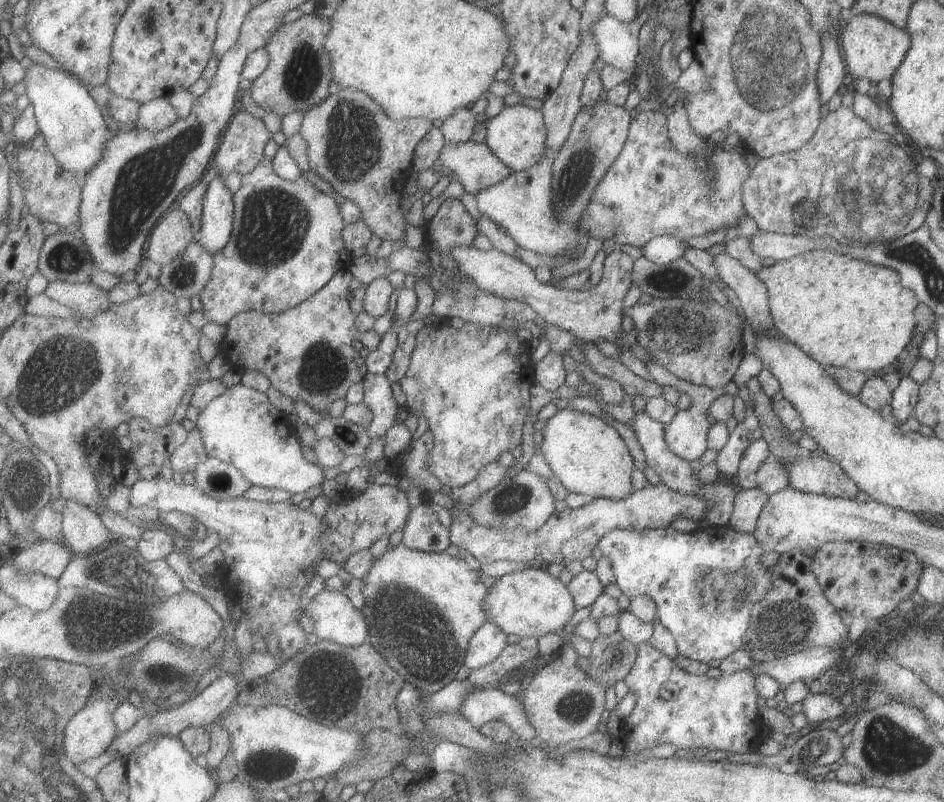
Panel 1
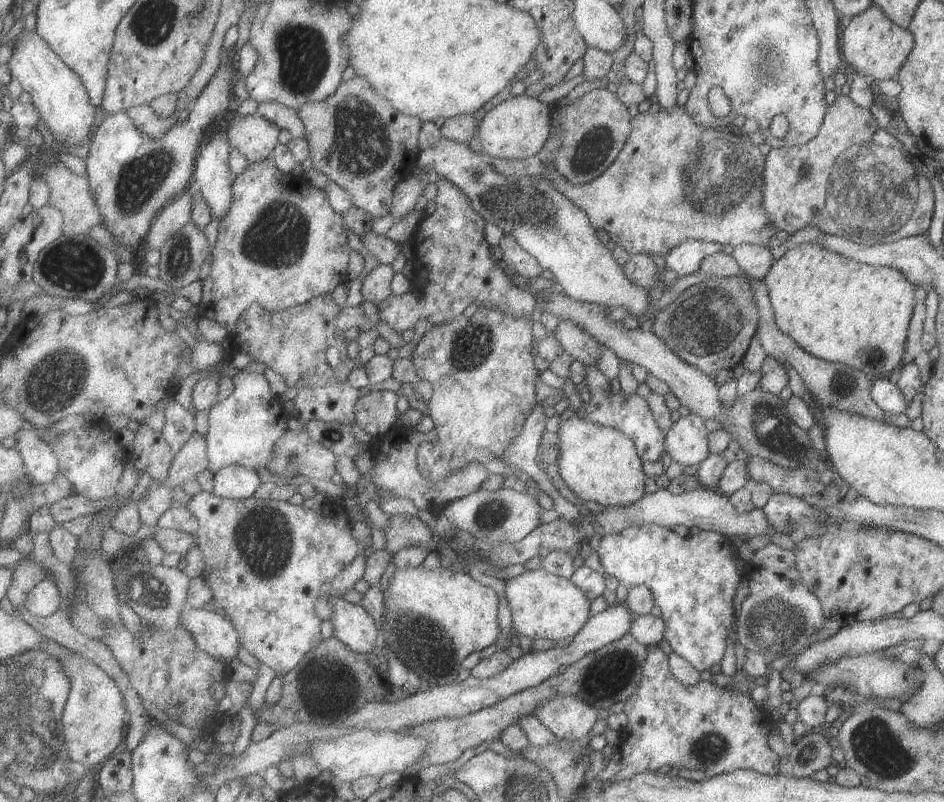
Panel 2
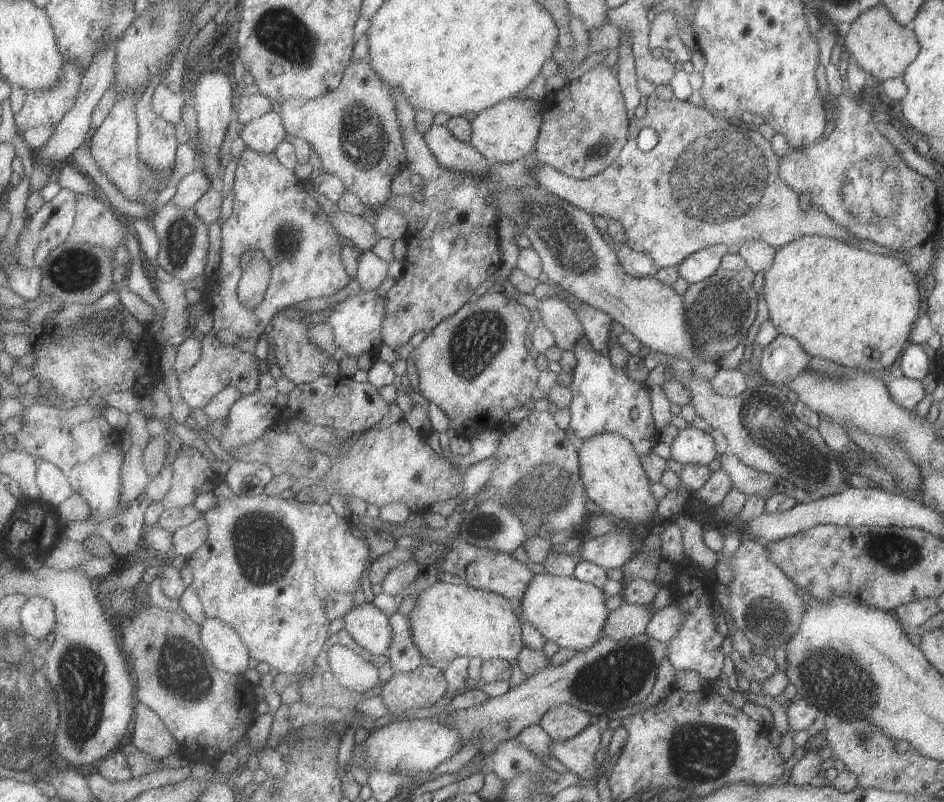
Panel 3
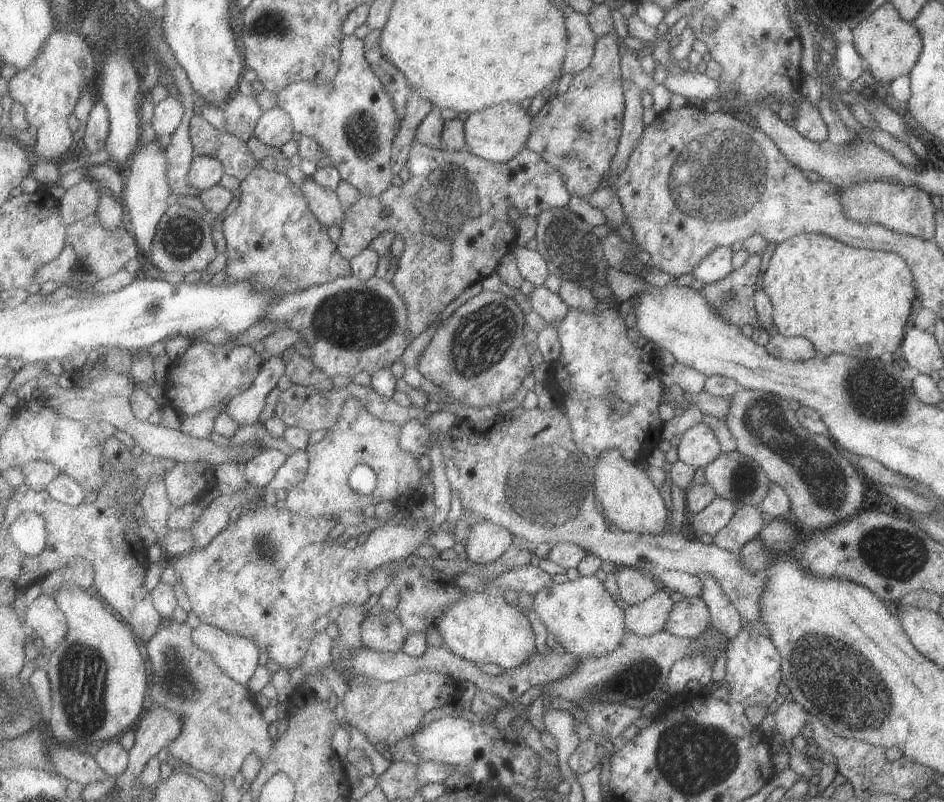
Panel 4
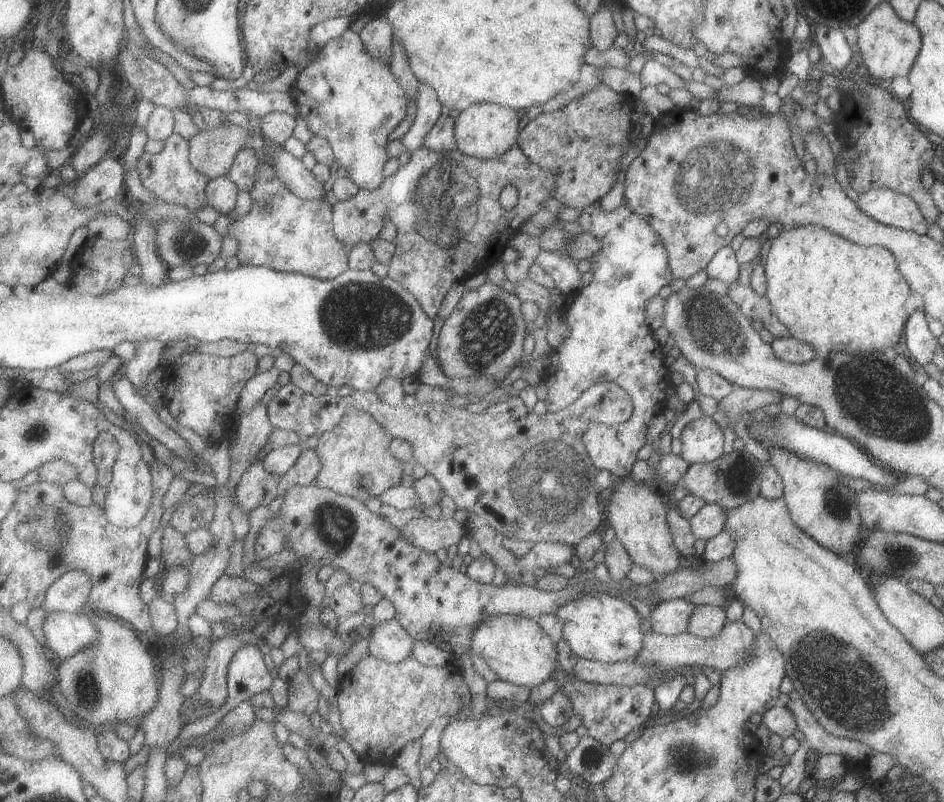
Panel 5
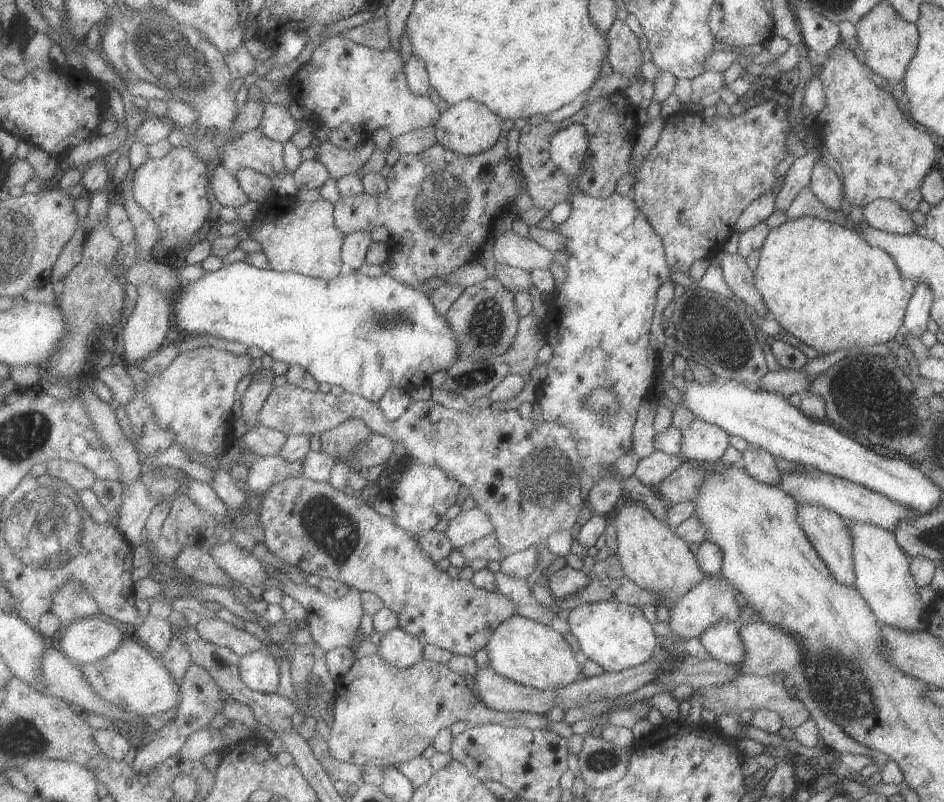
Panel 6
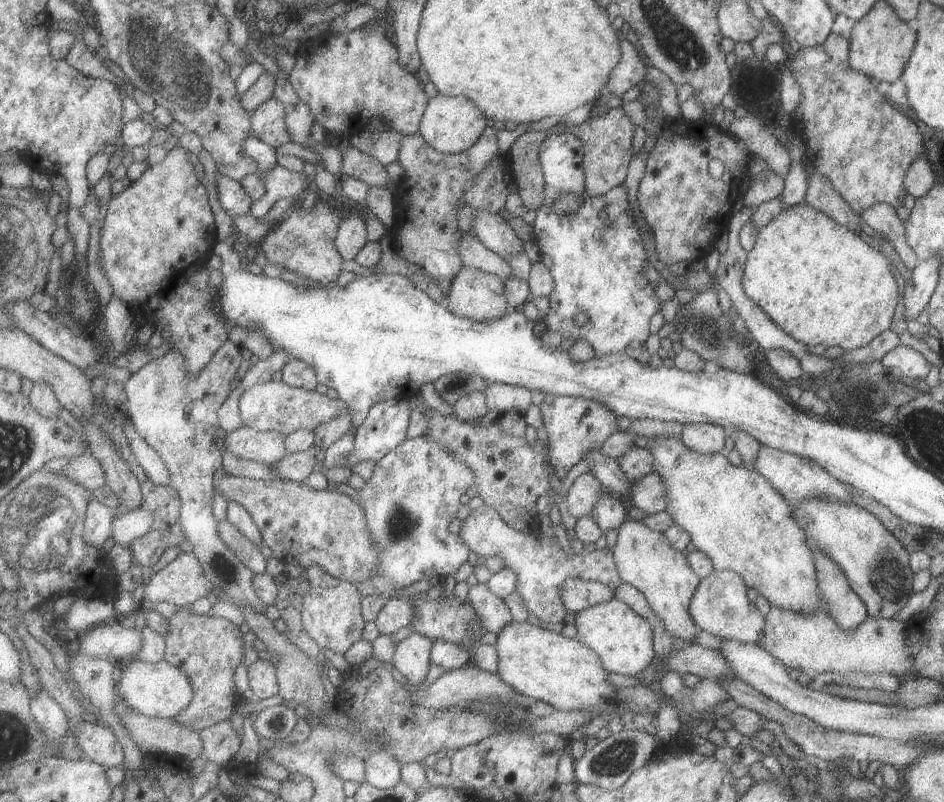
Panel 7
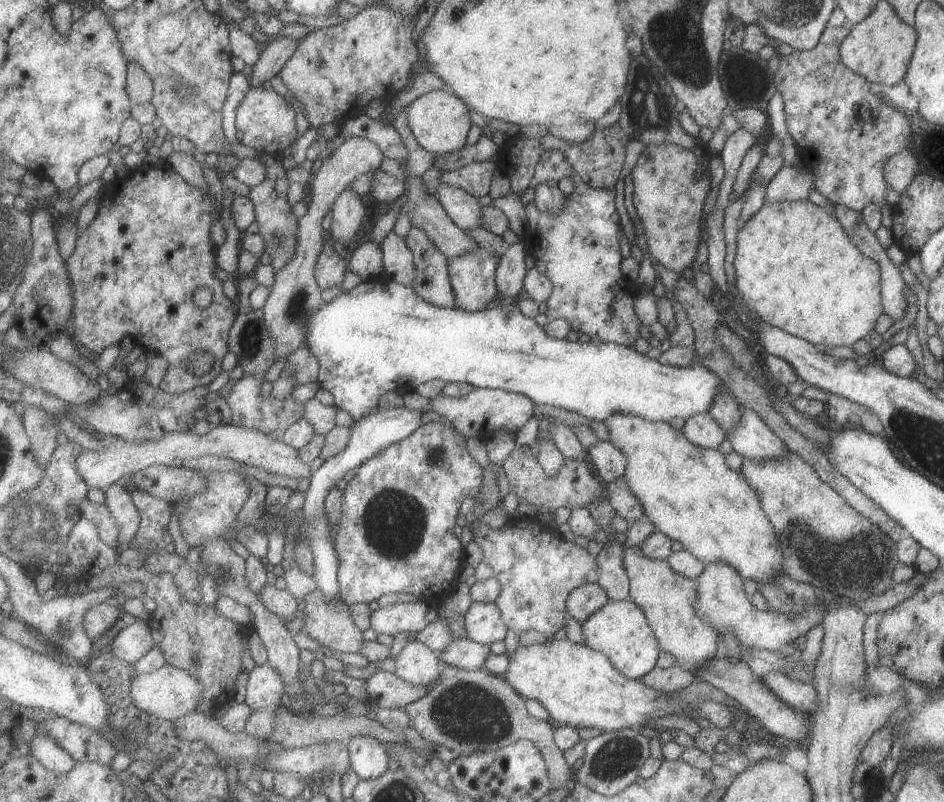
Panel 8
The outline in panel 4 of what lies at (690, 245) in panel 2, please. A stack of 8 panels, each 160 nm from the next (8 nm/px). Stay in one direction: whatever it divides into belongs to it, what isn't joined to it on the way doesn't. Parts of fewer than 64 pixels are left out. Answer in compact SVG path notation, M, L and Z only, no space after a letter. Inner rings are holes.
M718 246L710 250L701 260L691 269L693 278L703 282L705 285L718 281L726 277L732 268L730 258L732 251L729 247Z

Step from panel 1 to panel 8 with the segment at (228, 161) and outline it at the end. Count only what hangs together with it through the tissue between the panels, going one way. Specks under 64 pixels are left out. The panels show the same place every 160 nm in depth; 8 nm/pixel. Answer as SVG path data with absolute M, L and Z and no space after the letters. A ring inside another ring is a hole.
M252 86L245 102L238 106L236 121L242 144L254 147L257 151L266 151L269 154L284 152L300 137L295 110L275 89Z

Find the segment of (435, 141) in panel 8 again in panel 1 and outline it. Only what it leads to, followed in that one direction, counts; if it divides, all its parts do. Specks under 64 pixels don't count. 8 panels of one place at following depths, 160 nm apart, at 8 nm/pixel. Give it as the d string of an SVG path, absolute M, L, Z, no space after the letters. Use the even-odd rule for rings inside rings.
M521 105L505 106L497 116L487 120L485 143L512 171L537 165L546 152L546 138L545 119L540 109Z

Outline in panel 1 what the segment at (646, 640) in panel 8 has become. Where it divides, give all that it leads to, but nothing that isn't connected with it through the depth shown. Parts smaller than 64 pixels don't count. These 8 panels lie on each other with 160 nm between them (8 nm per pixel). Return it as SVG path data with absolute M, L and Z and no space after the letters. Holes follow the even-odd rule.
M531 567L495 580L484 600L484 609L488 621L495 623L507 634L538 638L549 632L560 633L575 611L575 606L569 591L561 581L550 576L546 570Z

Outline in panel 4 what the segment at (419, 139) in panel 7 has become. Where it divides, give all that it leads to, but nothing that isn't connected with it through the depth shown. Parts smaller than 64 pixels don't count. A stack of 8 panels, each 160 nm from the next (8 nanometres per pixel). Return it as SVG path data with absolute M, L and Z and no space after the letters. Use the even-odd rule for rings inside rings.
M415 140L414 146L411 149L408 166L411 173L411 179L402 186L391 185L390 189L387 189L385 193L380 194L378 197L362 197L346 211L346 221L341 227L341 237L338 242L340 253L347 259L352 261L370 246L371 241L377 238L381 233L387 231L395 231L399 233L405 240L405 249L403 250L401 257L396 260L395 265L397 271L393 276L392 283L397 287L399 294L403 297L408 308L408 325L406 335L412 341L416 339L420 334L423 334L431 325L435 325L435 320L439 314L443 314L443 310L453 302L457 300L471 284L481 282L485 280L487 276L491 276L493 272L496 272L498 266L502 262L502 258L507 256L507 253L511 252L511 244L513 244L513 228L511 228L511 222L509 222L509 208L514 206L517 210L524 215L536 216L545 210L547 207L565 207L567 200L569 200L569 194L565 182L561 182L561 173L548 164L542 155L532 150L522 150L513 157L509 162L496 163L490 160L481 158L476 154L469 151L452 151L447 149L438 149L431 145L423 144L421 141Z

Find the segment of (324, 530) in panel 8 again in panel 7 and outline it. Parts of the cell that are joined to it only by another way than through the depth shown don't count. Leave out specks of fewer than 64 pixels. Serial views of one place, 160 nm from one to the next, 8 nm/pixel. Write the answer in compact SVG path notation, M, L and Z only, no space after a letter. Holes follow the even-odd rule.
M409 396L392 398L391 400L375 405L367 415L365 422L356 427L356 447L352 456L347 460L346 468L351 468L363 460L377 462L394 448L397 448L407 436L409 430L409 420L411 420L411 404Z

